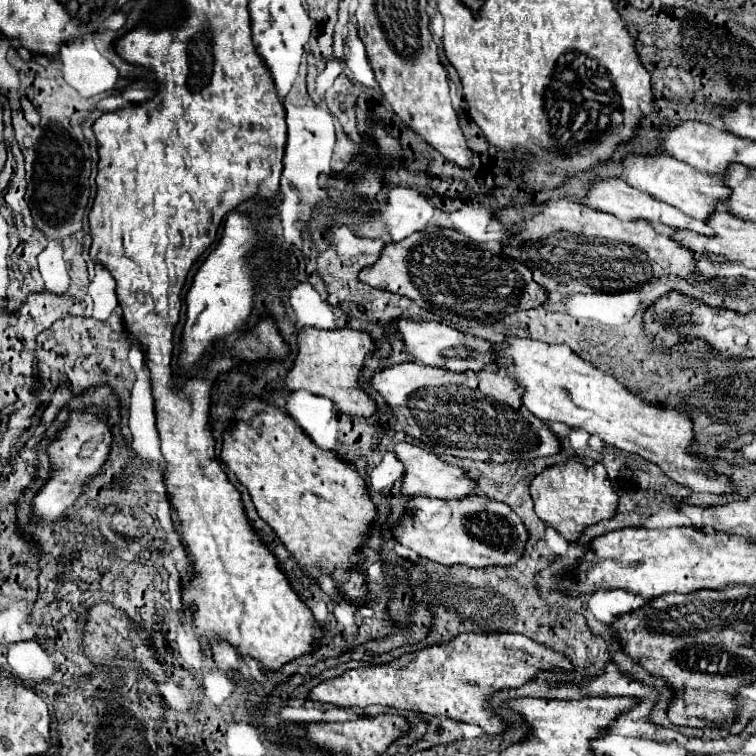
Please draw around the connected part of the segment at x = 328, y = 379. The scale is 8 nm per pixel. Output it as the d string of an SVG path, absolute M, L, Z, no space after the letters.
M299 329L297 331L297 357L285 375L285 385L291 391L305 389L333 401L333 405L347 415L369 417L375 413L375 401L357 385L359 371L365 355L373 353L373 339L365 331L355 329Z

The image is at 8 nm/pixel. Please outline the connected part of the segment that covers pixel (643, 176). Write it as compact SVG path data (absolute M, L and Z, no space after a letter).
M629 153L623 157L623 177L631 187L637 187L649 195L655 195L655 199L661 199L663 203L669 203L683 211L685 215L705 221L713 211L717 211L717 201L729 197L729 189L717 175L705 175L677 159L673 159L667 153L651 153L651 155L637 155Z

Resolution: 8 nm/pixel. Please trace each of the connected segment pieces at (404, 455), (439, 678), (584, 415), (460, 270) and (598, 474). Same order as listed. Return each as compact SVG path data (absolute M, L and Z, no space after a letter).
M399 441L395 445L393 453L405 465L403 485L401 485L403 495L407 495L407 497L427 495L427 497L439 497L439 499L461 499L463 495L473 493L473 481L463 473L463 469L441 461L437 455L433 455L429 451L423 451L421 447L411 445L407 441Z
M463 633L457 635L445 643L429 645L411 653L401 655L395 661L389 661L385 665L367 665L367 667L357 667L349 669L343 675L335 679L321 681L309 691L311 701L319 703L331 703L337 707L369 707L369 705L387 705L395 709L405 709L405 711L421 711L427 715L445 715L453 721L463 721L471 725L479 725L487 735L495 735L503 731L503 725L499 717L485 707L485 699L505 687L521 687L529 679L537 675L539 669L567 669L571 671L571 661L563 655L557 653L545 645L539 645L531 641L525 635L519 633L495 633L495 635L479 635L479 633Z
M505 337L501 347L493 345L493 353L497 359L511 361L509 365L499 365L499 369L511 373L517 385L523 387L521 401L539 419L559 421L567 427L581 427L591 435L599 435L607 445L637 453L647 461L659 465L673 481L693 491L731 493L725 477L717 477L711 467L691 457L689 443L693 439L693 429L687 415L673 409L643 403L615 377L591 367L565 345L549 345L533 339Z
M431 229L431 231L419 231L413 233L411 237L391 243L383 249L381 257L377 259L375 265L365 267L359 273L359 281L375 287L375 289L385 289L391 293L399 293L415 301L421 309L433 311L441 321L447 321L453 327L479 327L479 325L491 325L495 321L505 319L507 315L521 311L521 309L533 309L539 307L547 295L545 291L533 281L531 271L519 263L509 259L501 251L501 243L497 241L487 241L487 243L477 243L453 229Z
M577 457L547 467L531 481L529 489L539 519L551 523L567 541L575 541L587 525L611 519L617 507L617 493L609 483L603 463L593 463L589 467Z

